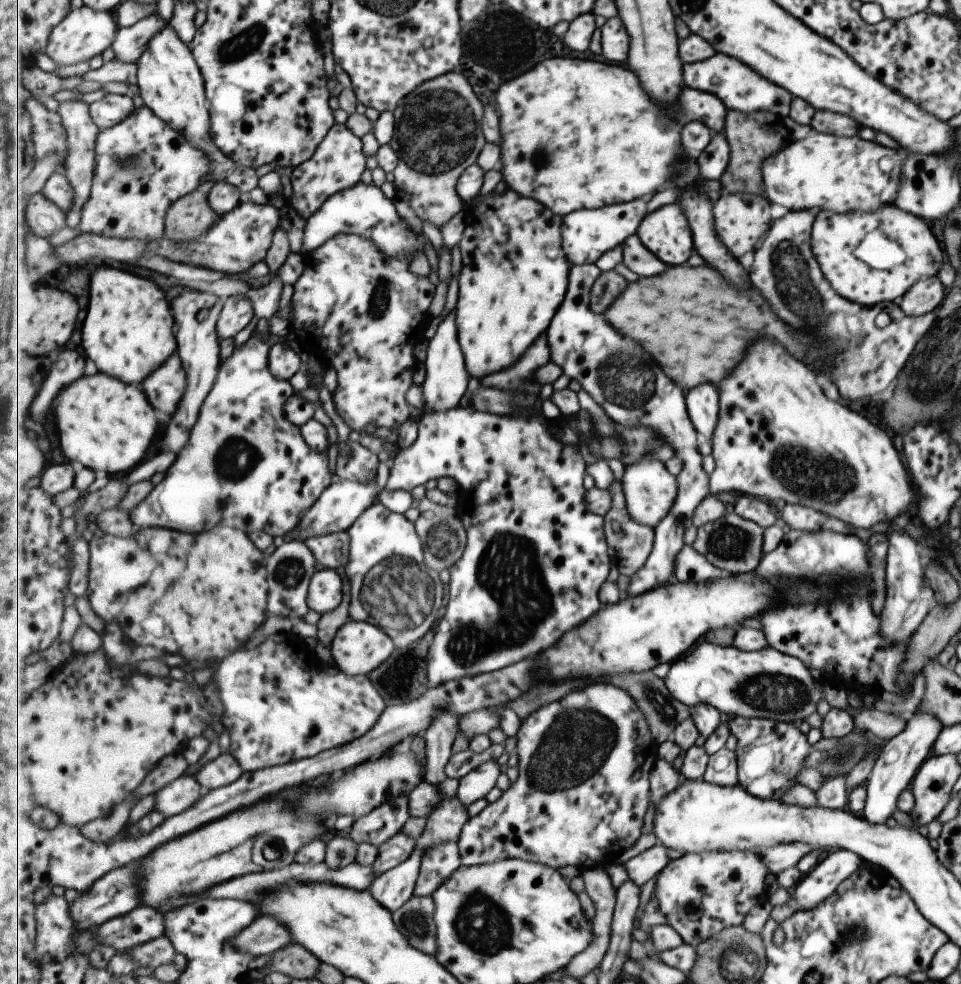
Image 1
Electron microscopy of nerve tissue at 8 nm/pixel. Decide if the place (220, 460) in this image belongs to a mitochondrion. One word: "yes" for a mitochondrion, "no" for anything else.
yes

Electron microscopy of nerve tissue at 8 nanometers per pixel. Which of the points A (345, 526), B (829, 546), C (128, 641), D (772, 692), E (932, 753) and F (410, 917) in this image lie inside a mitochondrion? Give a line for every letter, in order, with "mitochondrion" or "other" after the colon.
A: other
B: other
C: other
D: mitochondrion
E: other
F: mitochondrion

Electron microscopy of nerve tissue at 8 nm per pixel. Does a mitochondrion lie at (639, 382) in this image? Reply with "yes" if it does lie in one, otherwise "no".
yes

